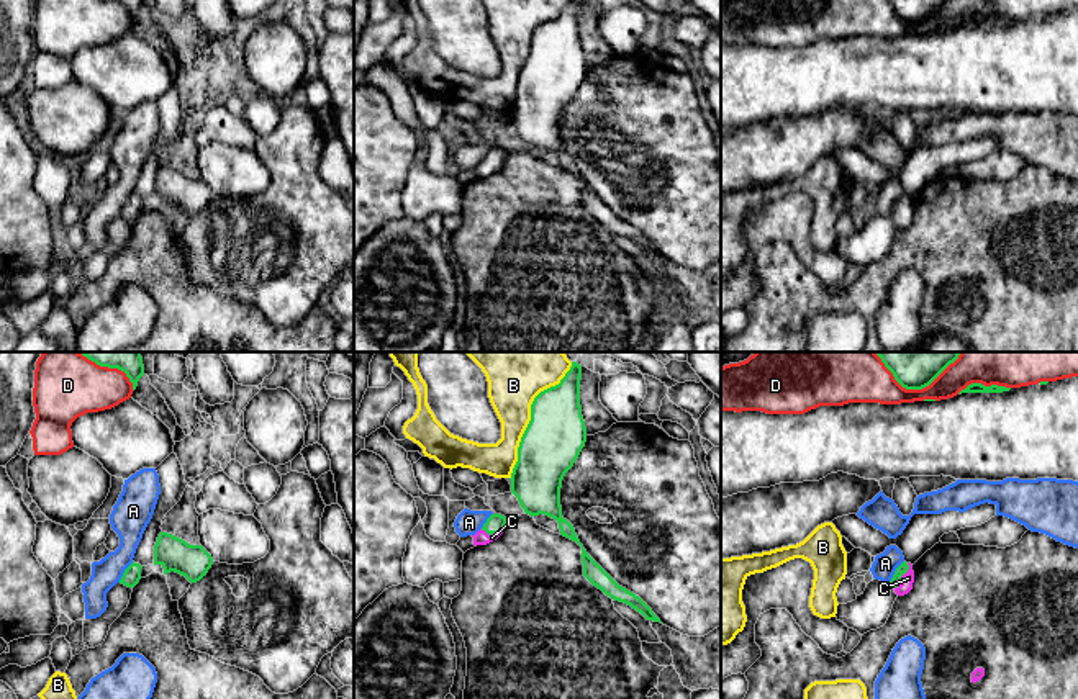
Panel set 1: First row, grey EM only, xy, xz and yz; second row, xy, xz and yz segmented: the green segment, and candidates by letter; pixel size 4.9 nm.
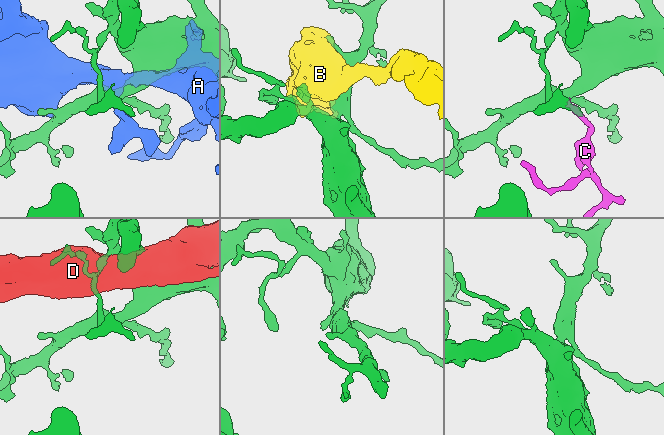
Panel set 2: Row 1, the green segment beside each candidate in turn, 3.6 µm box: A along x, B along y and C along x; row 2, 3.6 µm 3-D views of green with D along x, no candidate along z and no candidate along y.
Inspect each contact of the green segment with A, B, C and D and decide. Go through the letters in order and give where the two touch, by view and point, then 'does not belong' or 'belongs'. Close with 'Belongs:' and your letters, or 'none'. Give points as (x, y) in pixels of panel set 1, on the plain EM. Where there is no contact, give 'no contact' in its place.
A: yz (895, 205) | does not belong
B: xz (531, 53) | does not belong
C: yz (901, 208) | belongs
D: yz (916, 22) | does not belong
Belongs: C

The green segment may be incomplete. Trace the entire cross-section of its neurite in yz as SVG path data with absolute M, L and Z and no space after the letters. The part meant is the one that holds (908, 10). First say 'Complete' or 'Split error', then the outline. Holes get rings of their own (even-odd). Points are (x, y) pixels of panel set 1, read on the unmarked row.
Complete. M886 0L906 23L929 20L947 0Z

